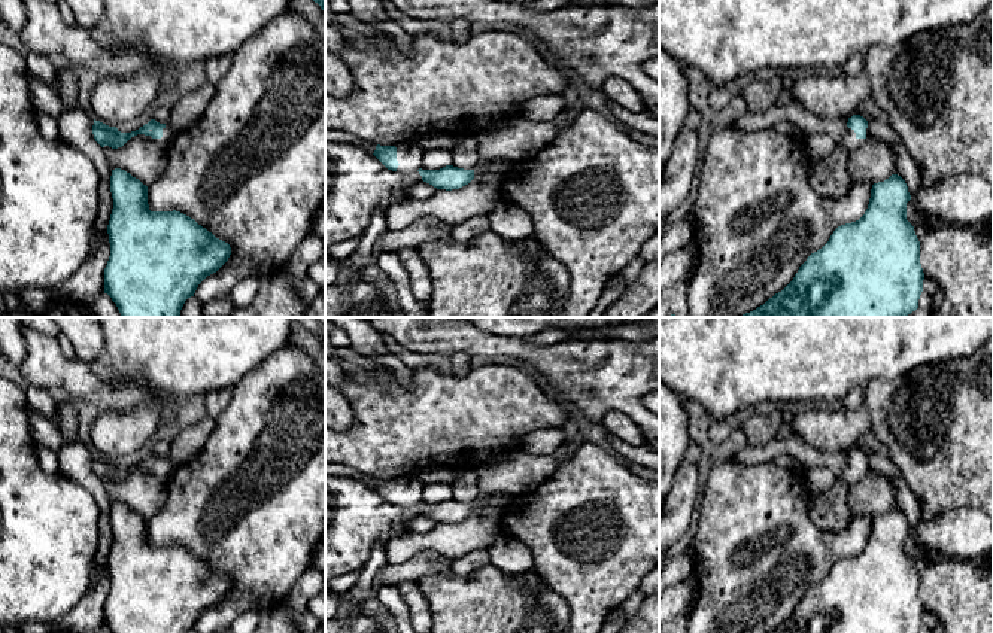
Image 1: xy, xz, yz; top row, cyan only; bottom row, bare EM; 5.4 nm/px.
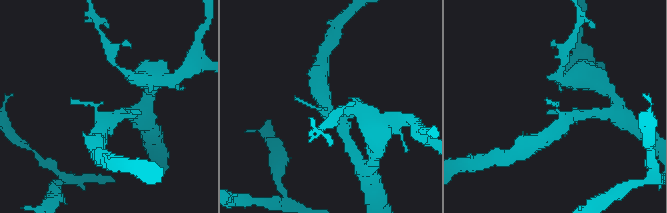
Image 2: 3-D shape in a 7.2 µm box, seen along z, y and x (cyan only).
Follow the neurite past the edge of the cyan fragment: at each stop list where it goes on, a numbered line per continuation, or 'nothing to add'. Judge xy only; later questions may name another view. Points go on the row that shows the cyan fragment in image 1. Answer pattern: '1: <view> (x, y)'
1: xy (166, 140)

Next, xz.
1: xz (409, 155)

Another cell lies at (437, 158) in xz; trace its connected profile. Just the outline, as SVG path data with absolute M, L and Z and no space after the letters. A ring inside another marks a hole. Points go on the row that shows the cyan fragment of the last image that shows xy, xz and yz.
M432 149L426 150L422 156L422 170L440 170L446 165L452 165L452 150L446 149Z

